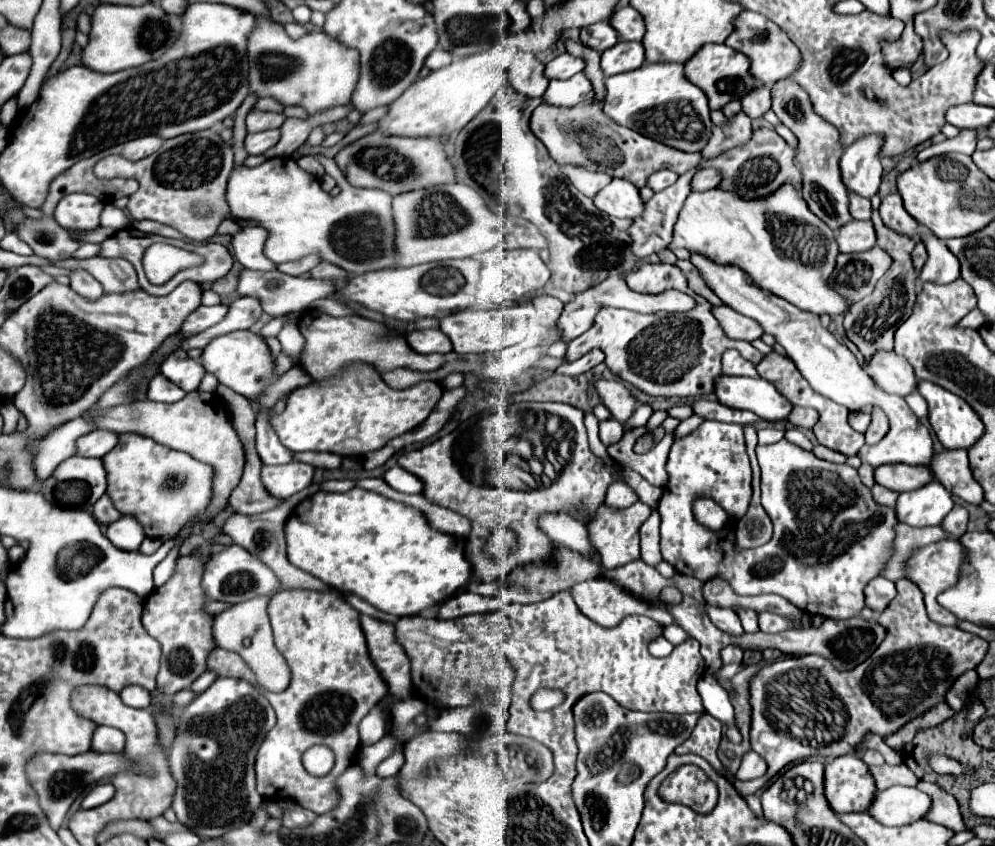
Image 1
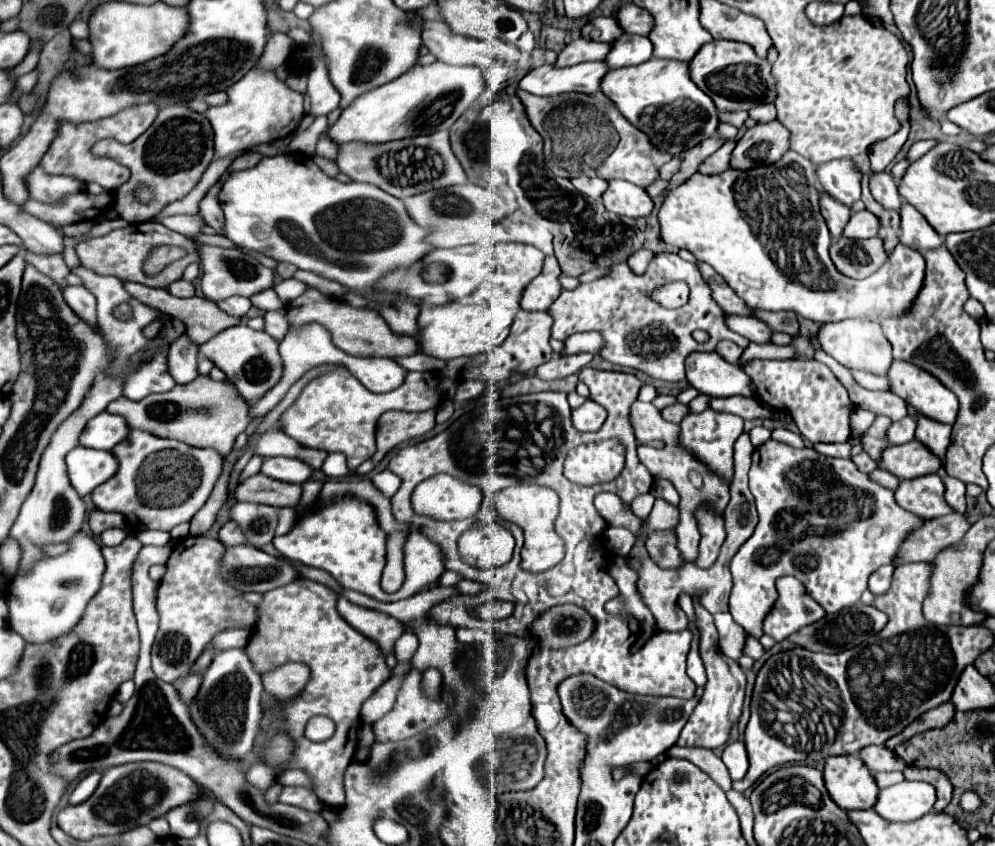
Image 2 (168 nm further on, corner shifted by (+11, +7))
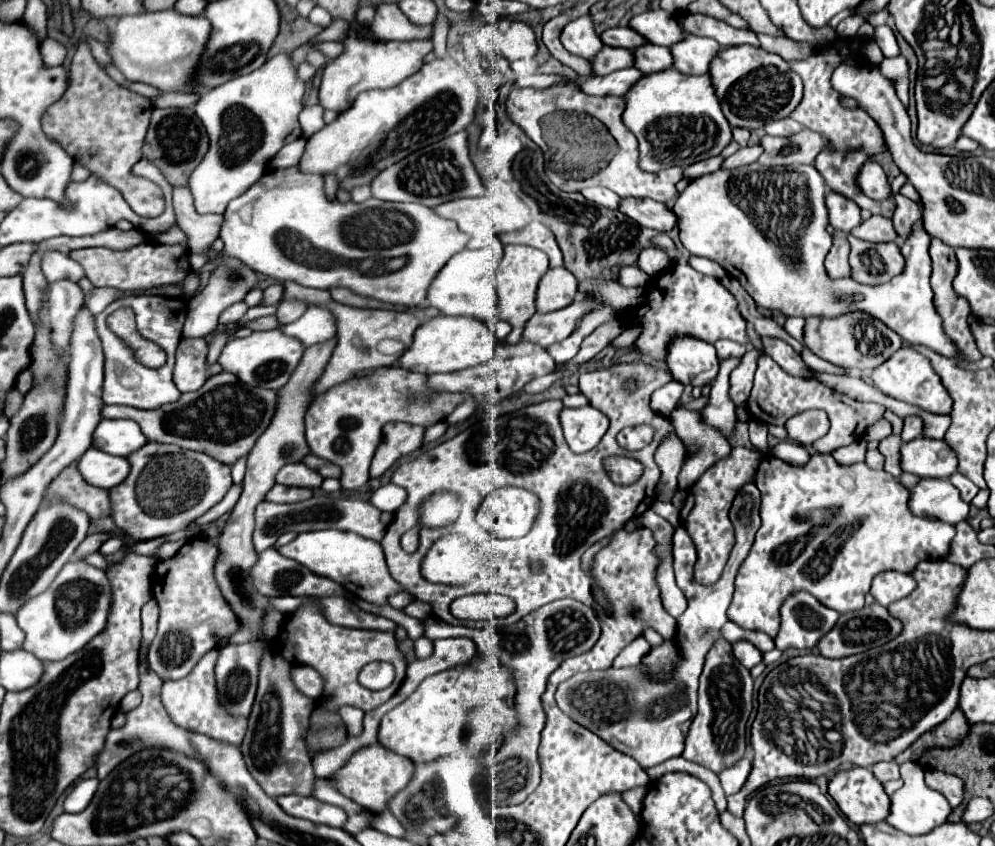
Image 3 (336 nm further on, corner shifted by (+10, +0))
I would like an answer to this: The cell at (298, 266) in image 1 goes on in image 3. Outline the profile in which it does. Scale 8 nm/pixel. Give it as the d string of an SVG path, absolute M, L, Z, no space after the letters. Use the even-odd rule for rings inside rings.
M270 285L268 289L264 289L264 295L262 295L262 305L276 305L280 303L282 299L282 285Z

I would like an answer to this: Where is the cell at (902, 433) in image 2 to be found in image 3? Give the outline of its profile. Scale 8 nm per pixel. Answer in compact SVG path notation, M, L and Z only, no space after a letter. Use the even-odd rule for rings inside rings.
M906 417L906 427L902 429L902 441L912 441L922 435L922 419L920 417Z

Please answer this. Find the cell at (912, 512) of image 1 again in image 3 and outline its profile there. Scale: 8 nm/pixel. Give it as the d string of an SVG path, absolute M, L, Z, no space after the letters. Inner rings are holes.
M922 479L910 497L910 511L920 517L940 519L944 523L956 525L968 519L970 503L962 501L958 489L948 479Z

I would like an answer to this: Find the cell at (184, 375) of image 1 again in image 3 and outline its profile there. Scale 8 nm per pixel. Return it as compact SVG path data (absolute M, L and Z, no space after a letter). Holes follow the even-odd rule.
M184 339L176 351L176 365L174 365L174 383L180 393L198 391L208 379L208 365L206 365L208 343L206 339Z

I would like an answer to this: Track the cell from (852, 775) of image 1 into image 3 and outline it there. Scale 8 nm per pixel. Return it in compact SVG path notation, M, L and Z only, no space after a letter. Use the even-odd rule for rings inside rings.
M854 767L836 773L828 783L828 793L850 823L878 823L890 815L890 797L870 769Z

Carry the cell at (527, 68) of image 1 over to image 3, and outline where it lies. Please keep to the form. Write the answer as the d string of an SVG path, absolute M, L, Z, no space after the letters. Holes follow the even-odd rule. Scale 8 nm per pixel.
M376 3L376 15L370 29L382 41L412 41L412 39L428 39L432 37L432 27L412 25L406 15L394 3Z

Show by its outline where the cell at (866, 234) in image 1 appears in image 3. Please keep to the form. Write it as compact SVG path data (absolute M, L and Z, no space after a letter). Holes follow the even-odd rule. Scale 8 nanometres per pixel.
M872 215L870 219L862 221L854 231L854 237L860 237L864 241L870 243L886 243L886 241L896 241L896 231L890 219L882 217L882 215Z

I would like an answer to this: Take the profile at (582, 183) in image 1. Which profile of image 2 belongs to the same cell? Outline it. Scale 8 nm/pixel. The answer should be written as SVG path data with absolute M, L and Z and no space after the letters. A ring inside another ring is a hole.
M577 176L577 178L573 178L571 182L573 182L573 186L575 186L579 192L583 192L583 194L587 194L587 196L591 196L591 198L601 198L601 194L603 194L605 188L607 188L607 182L601 180L601 178Z

